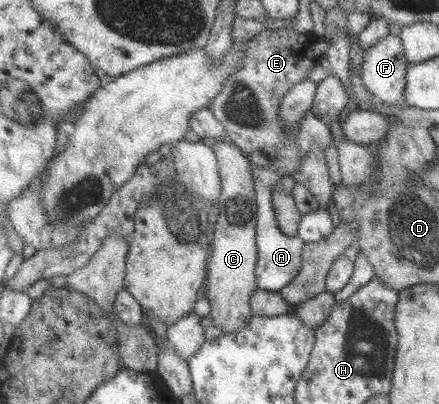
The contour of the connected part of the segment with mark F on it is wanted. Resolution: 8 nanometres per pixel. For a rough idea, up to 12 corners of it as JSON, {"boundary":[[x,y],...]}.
{"boundary":[[400,34],[365,53],[362,79],[379,100],[405,100],[408,58]]}

